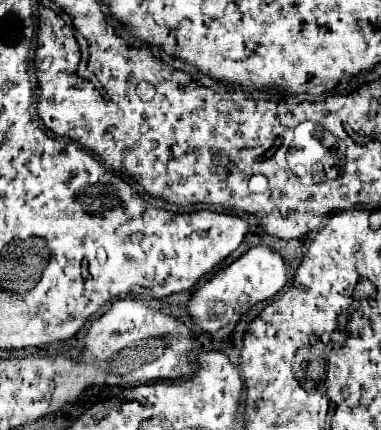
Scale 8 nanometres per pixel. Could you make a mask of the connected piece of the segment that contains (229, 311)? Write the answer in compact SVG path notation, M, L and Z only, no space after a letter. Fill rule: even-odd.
M256 246L250 248L238 260L234 260L230 266L218 270L204 286L200 286L192 294L186 312L198 324L202 334L210 336L212 340L224 342L230 338L240 316L246 314L254 304L264 302L272 298L276 292L280 292L286 280L288 278L286 278L286 266L282 256L266 246Z

